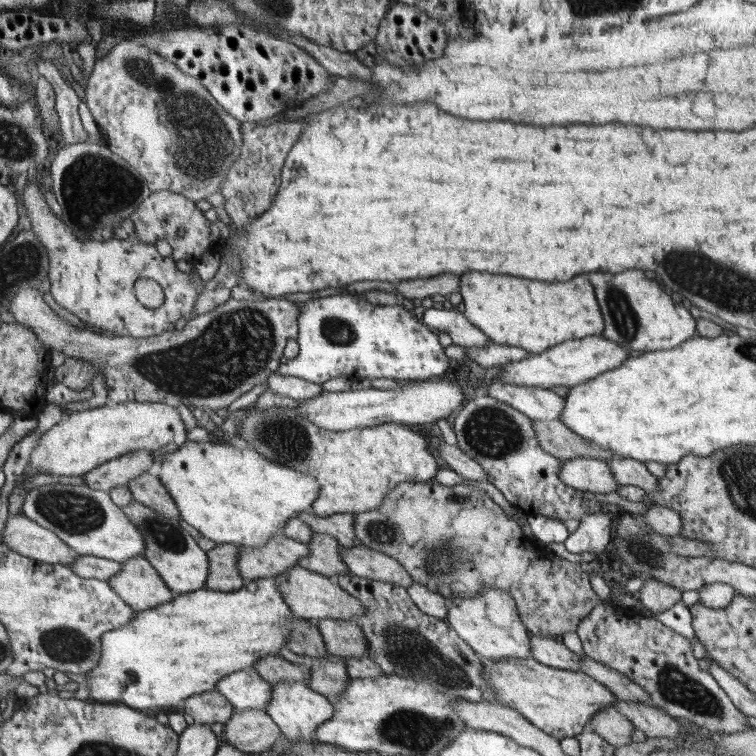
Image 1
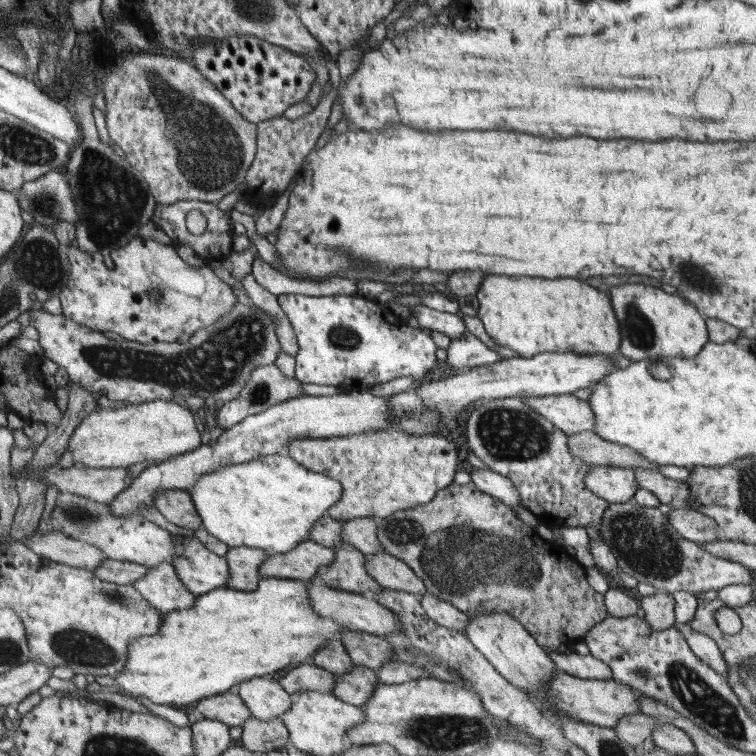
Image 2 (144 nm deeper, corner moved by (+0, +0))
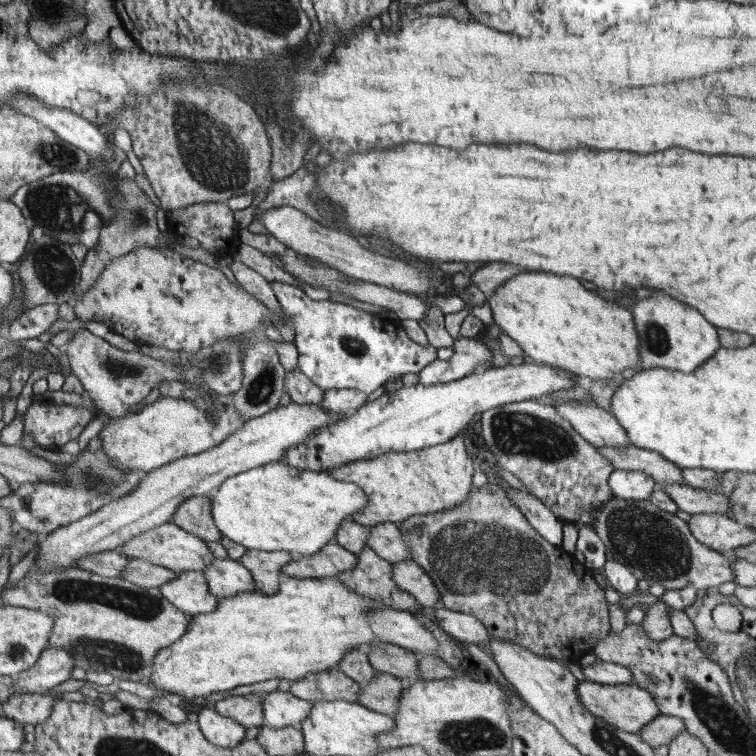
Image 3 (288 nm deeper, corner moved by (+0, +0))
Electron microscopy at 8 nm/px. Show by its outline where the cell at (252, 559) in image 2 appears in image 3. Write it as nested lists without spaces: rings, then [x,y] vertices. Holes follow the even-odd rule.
[[[247,550],[239,562],[253,574],[255,594],[273,596],[281,590],[281,580],[285,578],[283,568],[293,560],[291,552],[261,552]]]

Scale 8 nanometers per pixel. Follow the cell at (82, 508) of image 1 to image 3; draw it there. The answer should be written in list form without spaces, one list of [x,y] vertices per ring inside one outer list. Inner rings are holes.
[[[163,524],[163,526],[151,528],[149,532],[135,536],[133,540],[115,548],[115,552],[119,552],[121,556],[127,556],[129,560],[147,560],[147,562],[153,562],[153,564],[163,566],[167,570],[173,570],[173,572],[185,572],[185,570],[201,572],[215,560],[201,538],[187,534],[185,530],[181,530],[175,524]]]

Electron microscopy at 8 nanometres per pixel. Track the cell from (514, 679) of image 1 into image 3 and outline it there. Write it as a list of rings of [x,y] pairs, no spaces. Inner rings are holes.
[[[579,682],[577,684],[577,696],[579,702],[587,712],[597,716],[599,720],[605,720],[607,724],[615,726],[615,730],[623,730],[629,734],[639,734],[641,728],[645,728],[651,720],[661,716],[651,692],[637,688],[633,684],[595,684],[595,682]]]

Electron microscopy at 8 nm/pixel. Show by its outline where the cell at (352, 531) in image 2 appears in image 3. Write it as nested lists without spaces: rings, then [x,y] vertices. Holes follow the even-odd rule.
[[[377,524],[369,528],[367,548],[375,550],[375,554],[387,562],[403,562],[411,560],[411,548],[403,542],[397,524]]]

